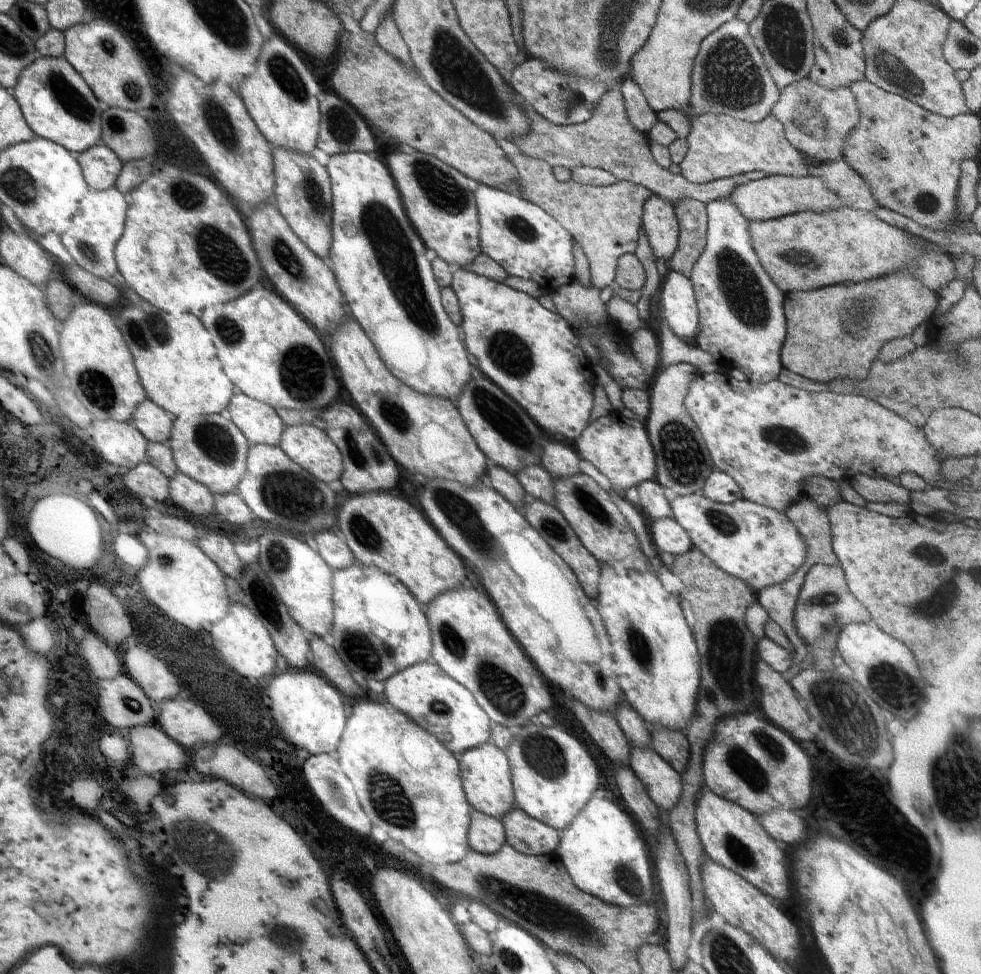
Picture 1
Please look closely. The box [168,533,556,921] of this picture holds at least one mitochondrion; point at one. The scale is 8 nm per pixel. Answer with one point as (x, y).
(218, 860)

